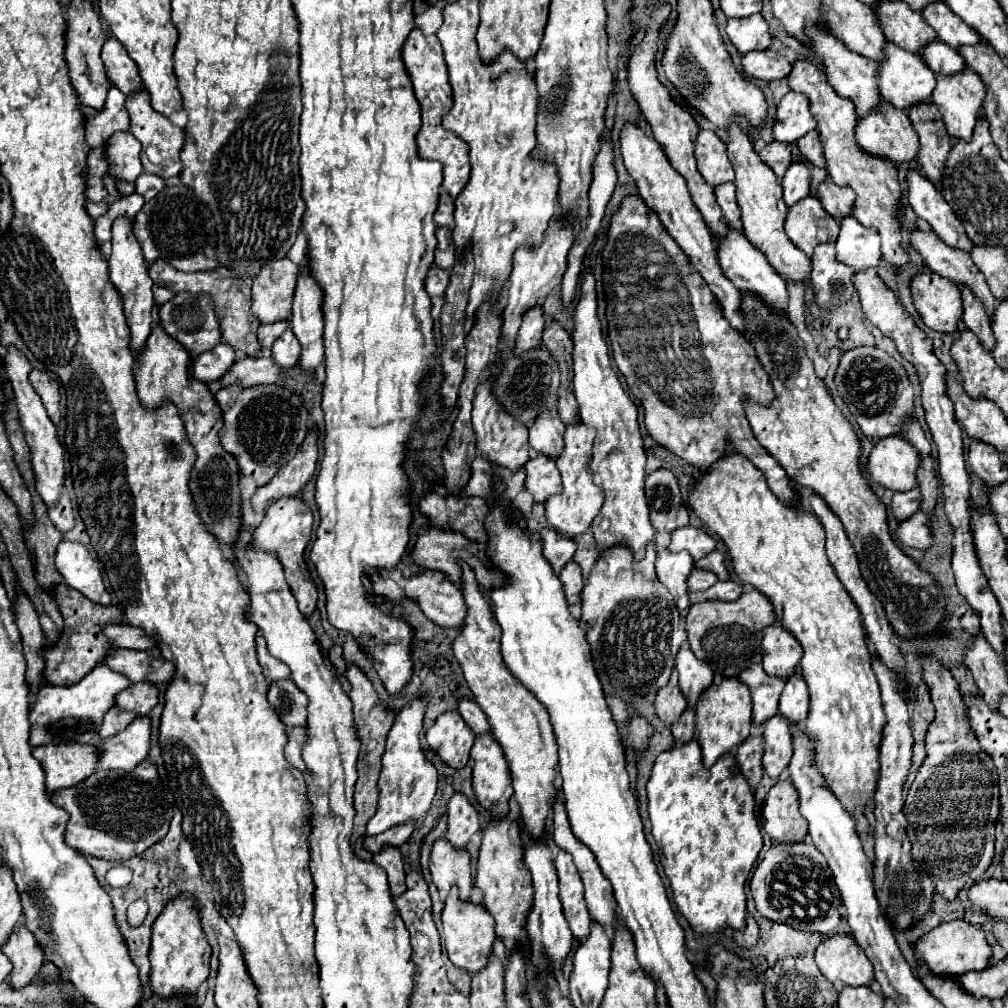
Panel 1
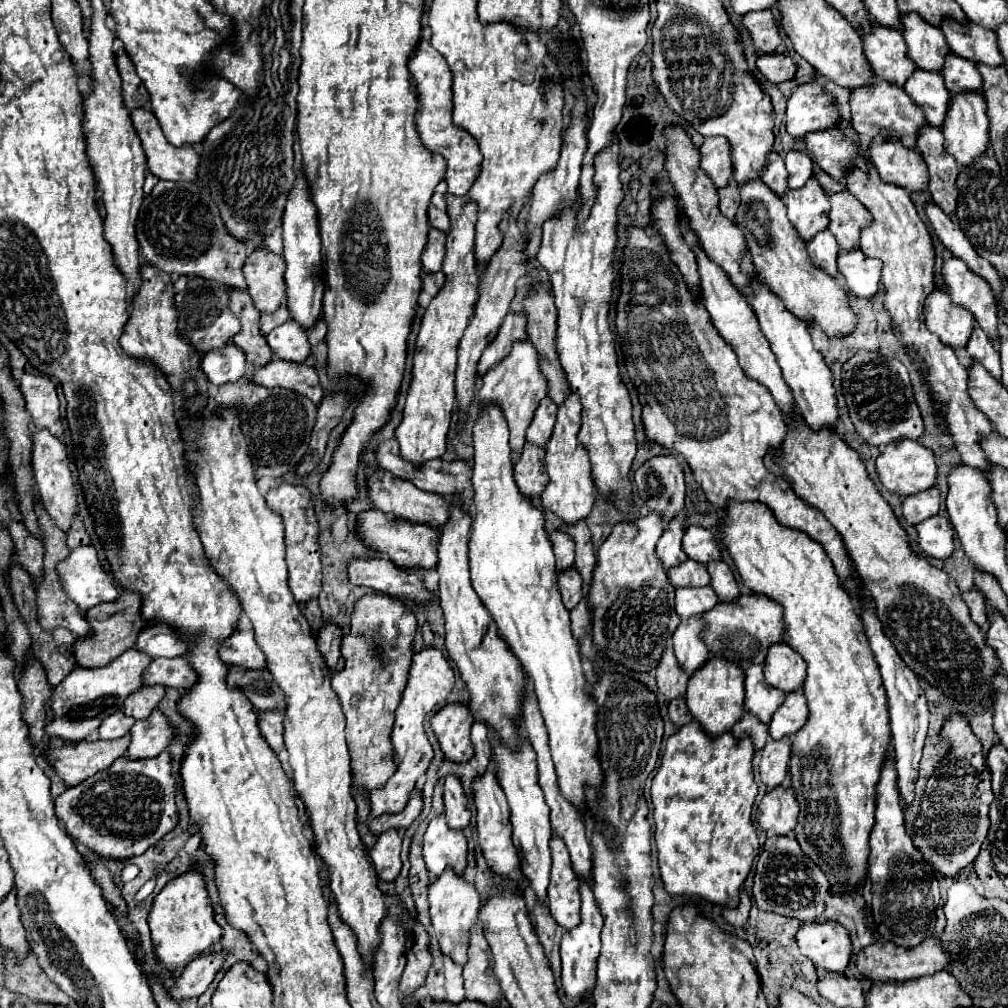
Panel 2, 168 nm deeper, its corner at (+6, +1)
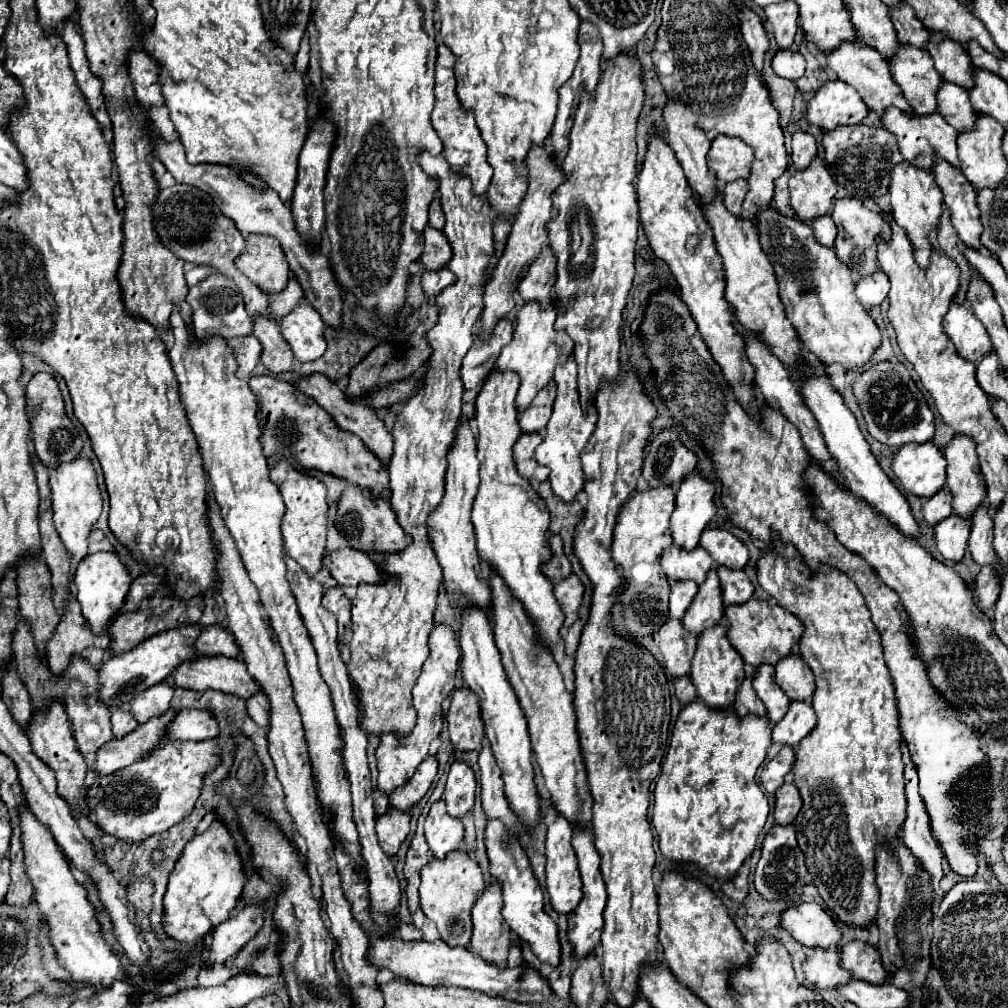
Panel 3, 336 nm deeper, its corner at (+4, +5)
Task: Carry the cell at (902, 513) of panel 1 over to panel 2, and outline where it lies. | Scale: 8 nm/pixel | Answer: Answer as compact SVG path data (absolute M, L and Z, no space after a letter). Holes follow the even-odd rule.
M935 488L903 498L903 518L909 524L919 524L925 518L935 516L937 510L939 510L939 492Z

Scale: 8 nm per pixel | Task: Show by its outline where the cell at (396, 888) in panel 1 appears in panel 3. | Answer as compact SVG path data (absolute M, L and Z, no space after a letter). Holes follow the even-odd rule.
M389 808L383 816L377 818L377 836L383 852L387 856L395 856L399 846L409 834L409 820L411 814L403 810L393 810Z

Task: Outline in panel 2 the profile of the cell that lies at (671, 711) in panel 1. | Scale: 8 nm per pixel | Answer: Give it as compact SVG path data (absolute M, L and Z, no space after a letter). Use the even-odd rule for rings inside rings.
M665 650L659 666L657 666L657 688L659 694L665 696L665 700L673 700L673 698L681 698L685 696L685 688L687 688L687 674L681 672L681 668L677 666L677 660L673 656L673 650Z

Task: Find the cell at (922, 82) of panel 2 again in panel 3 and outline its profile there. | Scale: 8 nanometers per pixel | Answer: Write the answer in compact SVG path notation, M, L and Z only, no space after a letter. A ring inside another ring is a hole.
M943 82L943 86L939 88L939 94L937 94L937 102L939 102L939 114L955 130L963 132L963 130L971 130L975 126L979 112L973 108L973 104L969 102L969 96L965 94L965 90L961 86Z

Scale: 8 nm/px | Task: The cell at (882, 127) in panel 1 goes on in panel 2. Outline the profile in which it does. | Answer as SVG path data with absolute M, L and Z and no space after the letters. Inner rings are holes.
M875 136L869 144L869 158L883 182L891 182L909 192L927 190L927 166L923 156L895 142L895 138Z

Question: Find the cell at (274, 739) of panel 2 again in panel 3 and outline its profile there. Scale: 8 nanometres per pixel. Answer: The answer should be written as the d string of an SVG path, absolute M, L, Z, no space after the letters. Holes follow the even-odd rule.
M261 690L253 694L253 698L247 698L247 712L259 726L269 724L269 702Z

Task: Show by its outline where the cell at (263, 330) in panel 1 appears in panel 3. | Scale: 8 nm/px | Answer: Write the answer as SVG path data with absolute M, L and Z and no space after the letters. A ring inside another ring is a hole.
M291 278L289 284L285 286L285 290L281 290L277 294L269 294L269 308L271 308L273 318L279 320L279 318L287 316L301 298L303 298L301 286L299 286L297 278Z

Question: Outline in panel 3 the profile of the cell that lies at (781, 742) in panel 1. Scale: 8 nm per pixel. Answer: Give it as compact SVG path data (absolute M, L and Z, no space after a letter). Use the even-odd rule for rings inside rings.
M783 746L783 750L779 752L779 756L775 756L773 760L767 762L765 770L761 772L761 786L767 794L773 794L783 782L785 776L791 772L795 764L795 752L789 746Z

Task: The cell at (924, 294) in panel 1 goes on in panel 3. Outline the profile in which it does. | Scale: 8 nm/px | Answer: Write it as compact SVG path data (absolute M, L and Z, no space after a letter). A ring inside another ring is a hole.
M957 302L951 304L949 312L945 314L943 326L945 326L945 334L955 344L957 354L965 360L979 362L993 348L985 326L963 304Z

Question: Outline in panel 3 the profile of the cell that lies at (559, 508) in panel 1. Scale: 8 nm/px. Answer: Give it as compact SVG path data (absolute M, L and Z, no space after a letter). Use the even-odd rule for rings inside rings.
M573 354L557 364L555 370L555 384L557 384L557 398L553 404L553 414L551 420L545 426L545 438L539 444L535 456L537 462L547 466L551 470L551 484L553 484L553 492L557 498L561 498L563 502L571 502L575 500L577 492L583 490L583 468L579 462L579 454L585 446L585 442L589 440L591 432L595 430L595 422L597 422L597 410L593 406L593 402L587 406L587 412L583 412L581 404L579 404L579 392L577 392L577 366L573 362Z

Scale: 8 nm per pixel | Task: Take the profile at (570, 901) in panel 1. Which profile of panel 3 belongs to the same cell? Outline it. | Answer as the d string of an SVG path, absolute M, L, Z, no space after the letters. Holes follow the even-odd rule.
M557 814L547 830L547 890L551 906L561 914L569 914L583 894L571 834L569 820Z

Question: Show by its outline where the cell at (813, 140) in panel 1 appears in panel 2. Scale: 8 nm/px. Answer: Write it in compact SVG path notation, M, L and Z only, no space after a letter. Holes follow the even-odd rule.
M837 128L811 132L805 136L805 144L811 158L837 182L843 182L847 168L853 164L863 168L867 162L867 156L857 156L855 142L847 140Z

